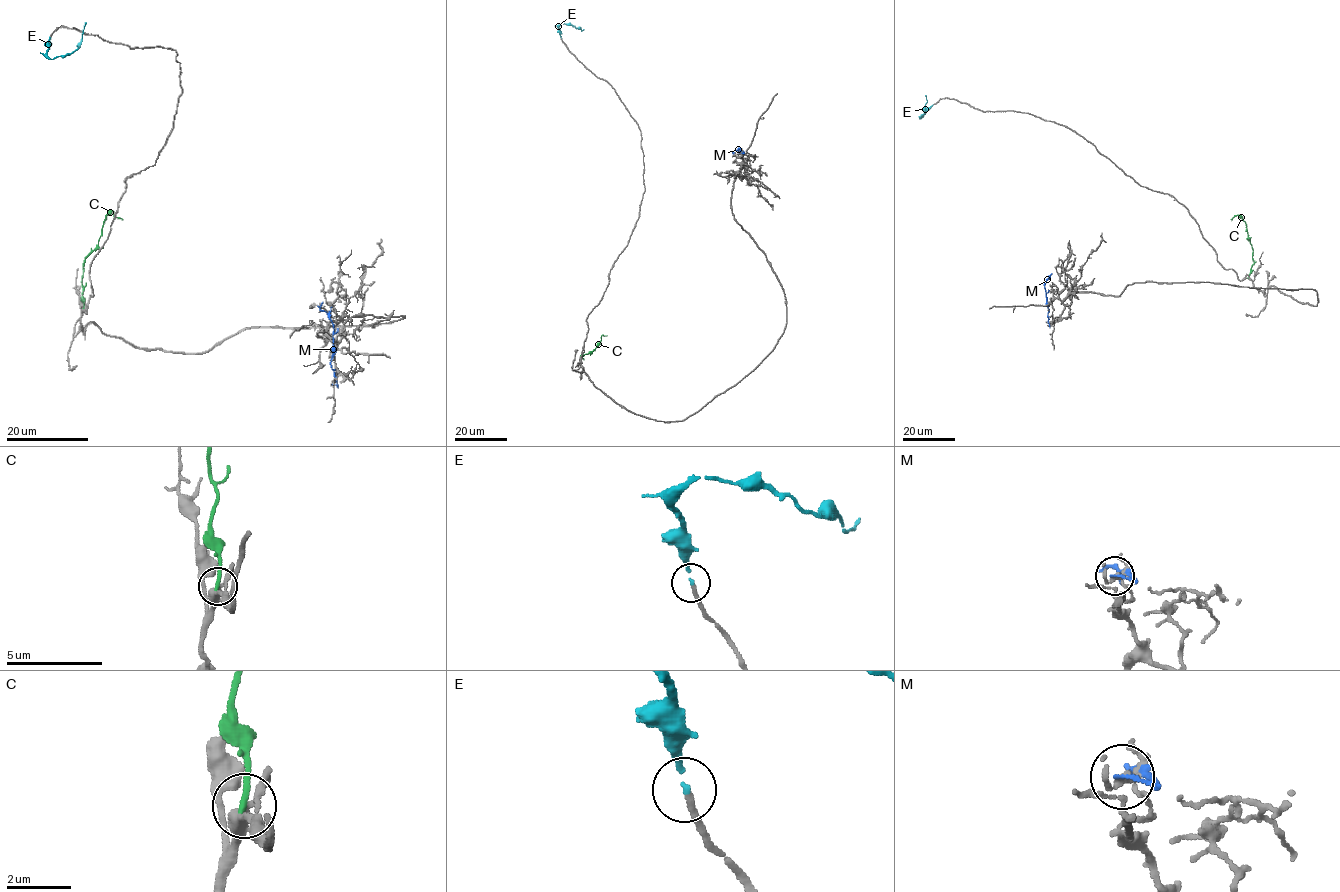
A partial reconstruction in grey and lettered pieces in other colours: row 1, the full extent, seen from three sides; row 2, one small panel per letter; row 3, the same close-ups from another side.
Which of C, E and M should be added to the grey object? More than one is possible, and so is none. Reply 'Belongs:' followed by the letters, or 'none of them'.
Belongs: E

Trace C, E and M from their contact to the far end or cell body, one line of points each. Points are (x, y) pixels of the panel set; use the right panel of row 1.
C: (1248, 277), (1253, 263), (1253, 249), (1246, 222), (1238, 215), (1231, 220)
E: (933, 104), (919, 118), (927, 102), (925, 95)
M: (1049, 326), (1044, 282), (1051, 273)

